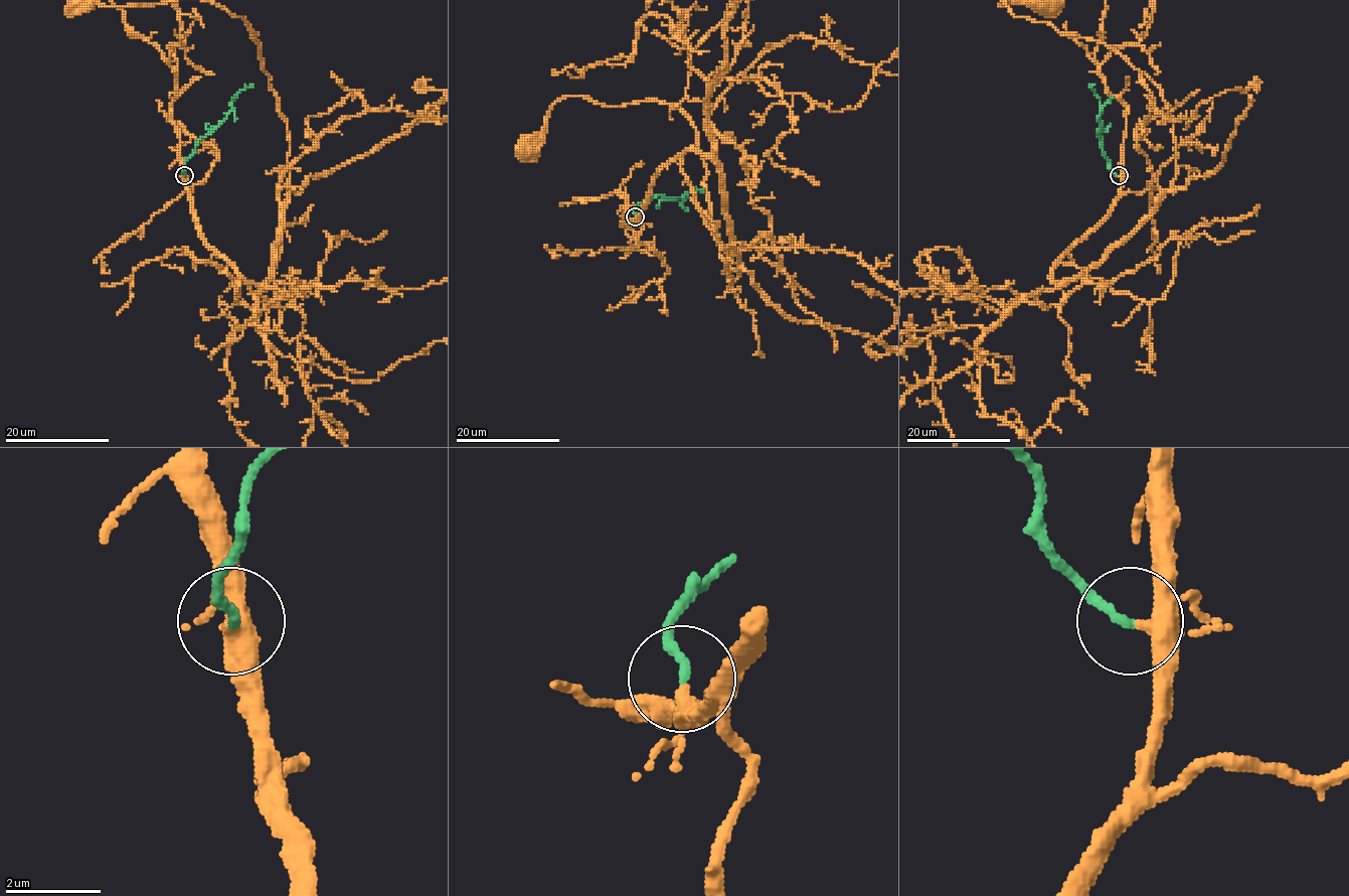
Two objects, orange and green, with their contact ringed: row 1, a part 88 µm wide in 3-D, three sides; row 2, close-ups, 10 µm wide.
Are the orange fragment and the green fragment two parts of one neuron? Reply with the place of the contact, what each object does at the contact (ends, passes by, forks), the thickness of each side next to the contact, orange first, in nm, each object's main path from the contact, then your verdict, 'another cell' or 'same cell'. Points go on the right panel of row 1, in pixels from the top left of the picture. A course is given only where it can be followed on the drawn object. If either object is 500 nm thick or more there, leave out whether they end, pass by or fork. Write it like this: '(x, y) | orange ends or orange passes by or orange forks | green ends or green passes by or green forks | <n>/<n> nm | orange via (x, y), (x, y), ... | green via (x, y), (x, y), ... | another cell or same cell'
(1119, 175) | orange forks | green ends | 320/200 nm | orange via (1119, 175), (1056, 283), (1097, 266), (1176, 174), (1174, 119), (1149, 78), (997, 5), (1048, 0) | green via (1119, 175), (1102, 152), (1098, 135), (1101, 109), (1093, 86) | same cell

